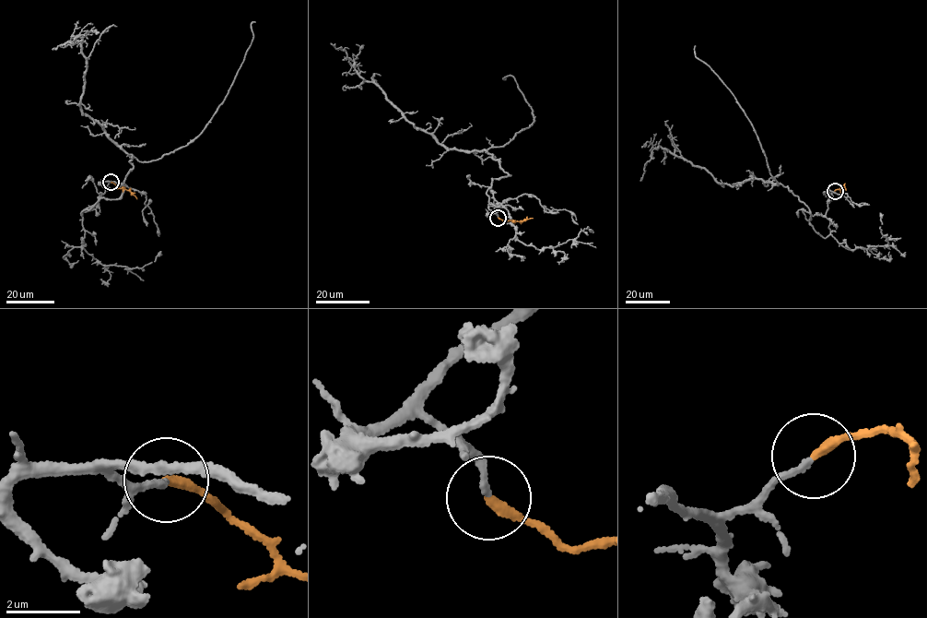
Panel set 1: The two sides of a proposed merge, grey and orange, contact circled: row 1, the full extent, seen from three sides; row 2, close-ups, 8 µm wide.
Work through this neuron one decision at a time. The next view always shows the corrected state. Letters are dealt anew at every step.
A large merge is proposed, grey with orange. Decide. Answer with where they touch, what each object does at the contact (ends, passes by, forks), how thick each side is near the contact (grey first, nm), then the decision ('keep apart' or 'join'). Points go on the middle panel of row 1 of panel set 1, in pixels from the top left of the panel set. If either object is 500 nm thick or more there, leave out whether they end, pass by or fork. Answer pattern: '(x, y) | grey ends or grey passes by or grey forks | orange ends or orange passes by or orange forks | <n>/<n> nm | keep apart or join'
(498, 218) | grey ends | orange ends | 170/280 nm | join

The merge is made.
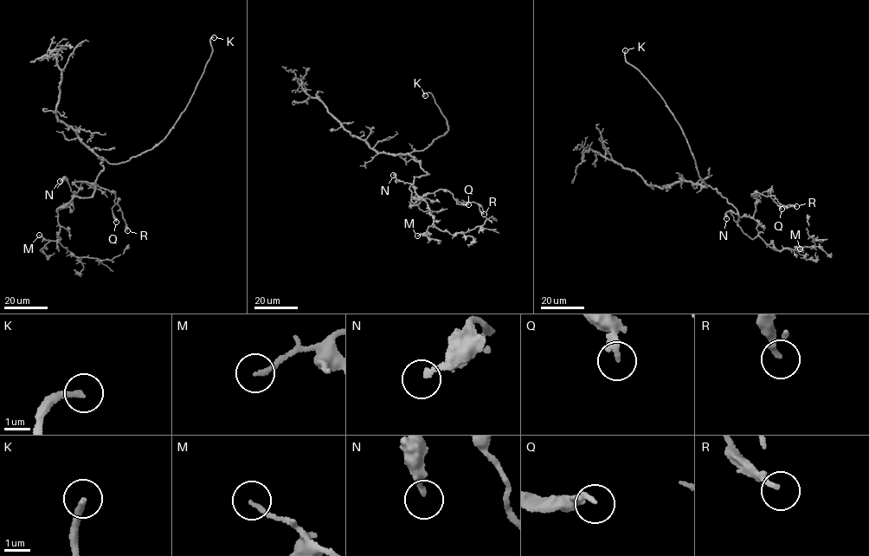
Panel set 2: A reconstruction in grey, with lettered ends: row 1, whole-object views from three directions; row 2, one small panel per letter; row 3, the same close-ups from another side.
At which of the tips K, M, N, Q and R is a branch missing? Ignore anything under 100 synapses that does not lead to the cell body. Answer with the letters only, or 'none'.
K

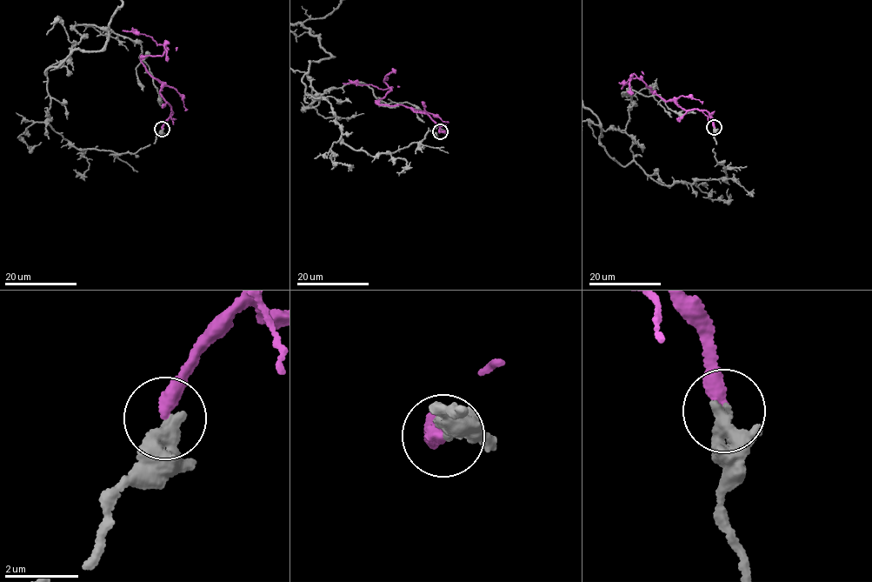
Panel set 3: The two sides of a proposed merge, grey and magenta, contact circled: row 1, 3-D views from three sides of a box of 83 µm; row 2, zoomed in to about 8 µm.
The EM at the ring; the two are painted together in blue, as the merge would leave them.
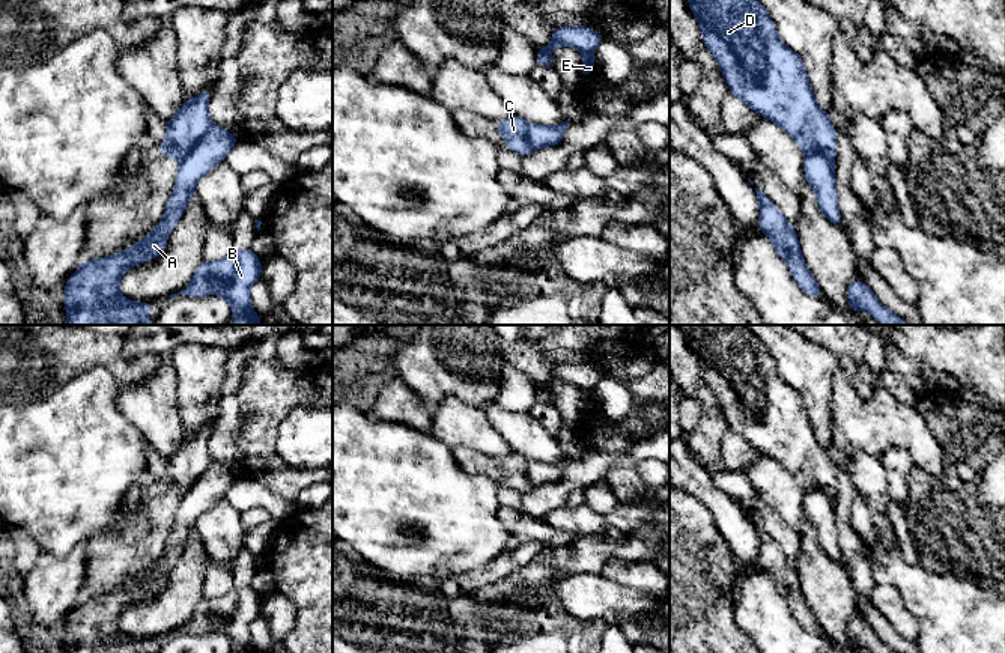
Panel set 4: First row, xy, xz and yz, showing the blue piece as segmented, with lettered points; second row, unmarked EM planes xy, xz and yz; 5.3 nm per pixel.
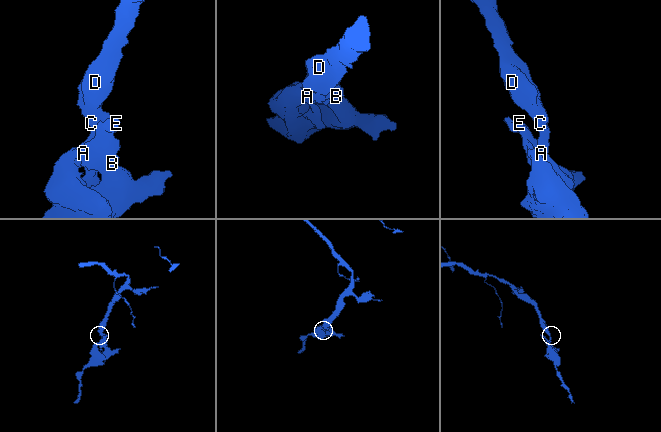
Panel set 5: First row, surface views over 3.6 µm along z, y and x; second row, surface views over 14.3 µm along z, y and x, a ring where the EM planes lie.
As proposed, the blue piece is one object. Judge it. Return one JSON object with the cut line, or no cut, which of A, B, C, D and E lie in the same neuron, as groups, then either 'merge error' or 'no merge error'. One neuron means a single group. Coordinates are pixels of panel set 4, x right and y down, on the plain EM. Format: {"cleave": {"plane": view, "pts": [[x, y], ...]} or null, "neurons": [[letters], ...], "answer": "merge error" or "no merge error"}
{"cleave": {"plane": "xy", "pts": [[212, 461], [181, 500]]}, "neurons": [["A", "B", "E"], ["C", "D"]], "answer": "merge error"}

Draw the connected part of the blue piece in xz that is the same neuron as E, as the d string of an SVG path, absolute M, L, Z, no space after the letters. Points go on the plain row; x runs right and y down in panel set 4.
M587 363L557 364L554 366L551 379L537 388L536 402L554 405L552 385L573 384L582 391L584 403L581 415L585 415L594 408L593 391L602 378L602 373Z

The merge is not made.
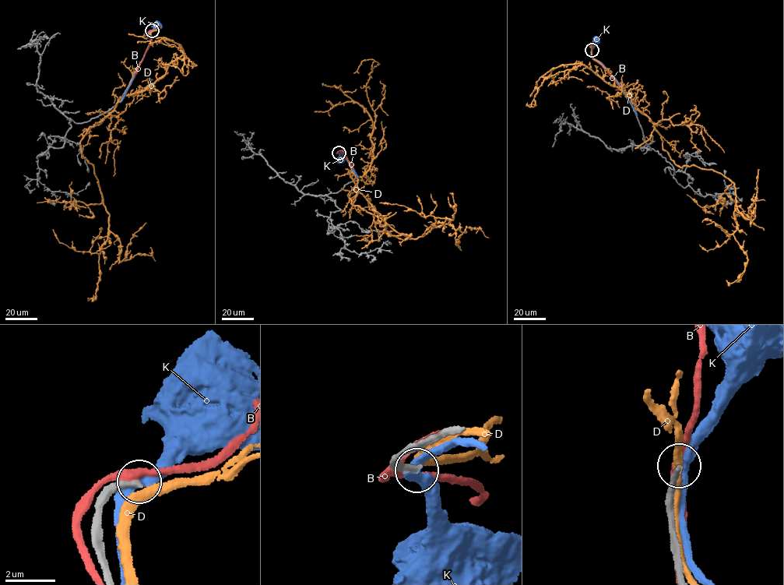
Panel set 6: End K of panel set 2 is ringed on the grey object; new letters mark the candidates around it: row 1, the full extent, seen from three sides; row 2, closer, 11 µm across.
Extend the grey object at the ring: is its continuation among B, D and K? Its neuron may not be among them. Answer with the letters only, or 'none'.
none

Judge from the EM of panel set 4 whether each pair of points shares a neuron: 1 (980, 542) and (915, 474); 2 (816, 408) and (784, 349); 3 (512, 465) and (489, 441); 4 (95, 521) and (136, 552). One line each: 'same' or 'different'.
1: same
2: same
3: different
4: different

